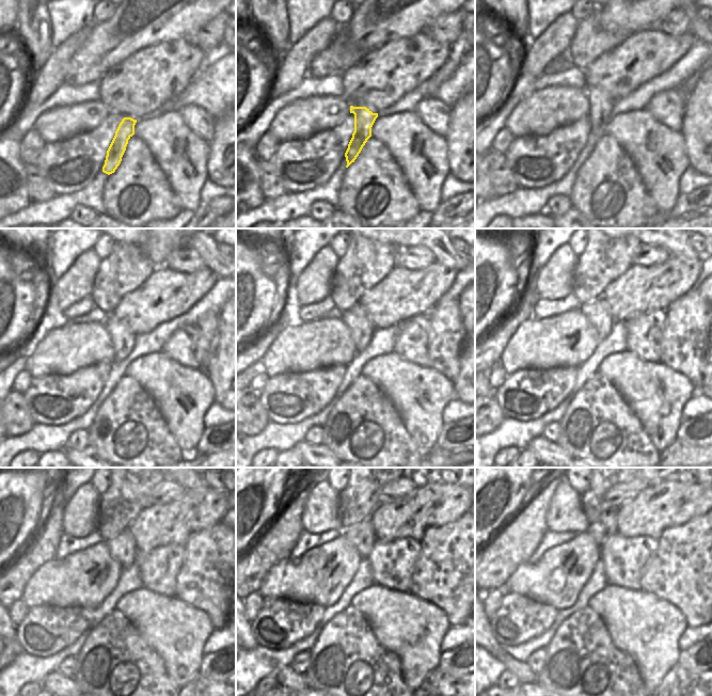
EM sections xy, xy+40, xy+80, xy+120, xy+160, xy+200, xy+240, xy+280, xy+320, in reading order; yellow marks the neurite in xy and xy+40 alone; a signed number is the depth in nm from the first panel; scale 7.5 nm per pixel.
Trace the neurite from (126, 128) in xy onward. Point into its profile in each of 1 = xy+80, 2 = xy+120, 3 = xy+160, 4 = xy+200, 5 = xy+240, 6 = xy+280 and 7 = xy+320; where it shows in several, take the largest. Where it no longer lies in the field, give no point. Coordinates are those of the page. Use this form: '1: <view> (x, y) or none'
1: xy+80 (600, 104)
2: xy+120 (123, 339)
3: xy+160 (361, 330)
4: xy+200 (597, 312)
5: xy+240 (122, 549)
6: xy+280 (361, 536)
7: xy+320 (605, 526)

